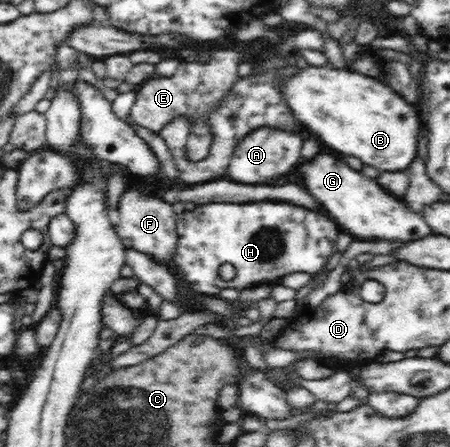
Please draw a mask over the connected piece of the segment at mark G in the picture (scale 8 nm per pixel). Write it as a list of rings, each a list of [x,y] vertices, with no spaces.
[[[320,152],[316,158],[308,159],[308,162],[300,164],[300,174],[304,180],[304,187],[312,193],[312,196],[324,204],[332,218],[344,232],[356,236],[362,240],[420,240],[428,236],[428,224],[420,214],[410,212],[402,202],[398,202],[394,195],[390,195],[376,179],[370,180],[360,172],[354,172],[346,160],[330,154]]]

